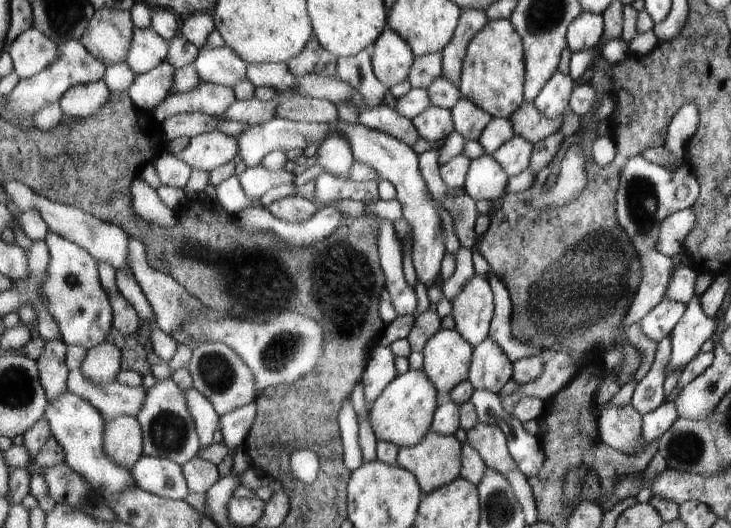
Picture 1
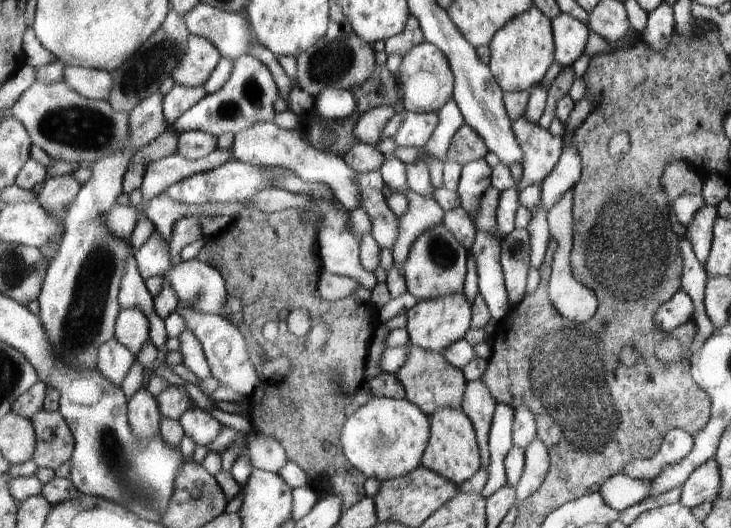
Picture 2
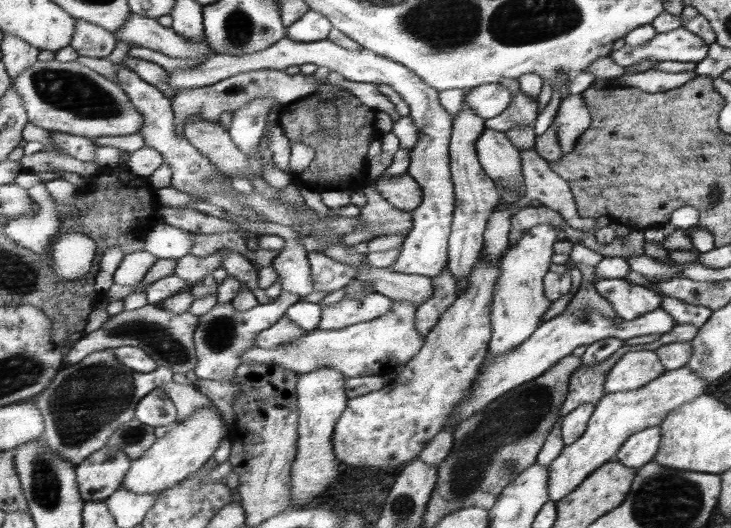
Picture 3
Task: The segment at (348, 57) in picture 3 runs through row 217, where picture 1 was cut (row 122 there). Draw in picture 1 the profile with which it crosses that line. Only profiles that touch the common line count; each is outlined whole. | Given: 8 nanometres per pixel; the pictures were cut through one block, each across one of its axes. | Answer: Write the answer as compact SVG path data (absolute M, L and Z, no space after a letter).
M433 104L412 121L422 138L429 142L442 142L456 131L452 110Z

